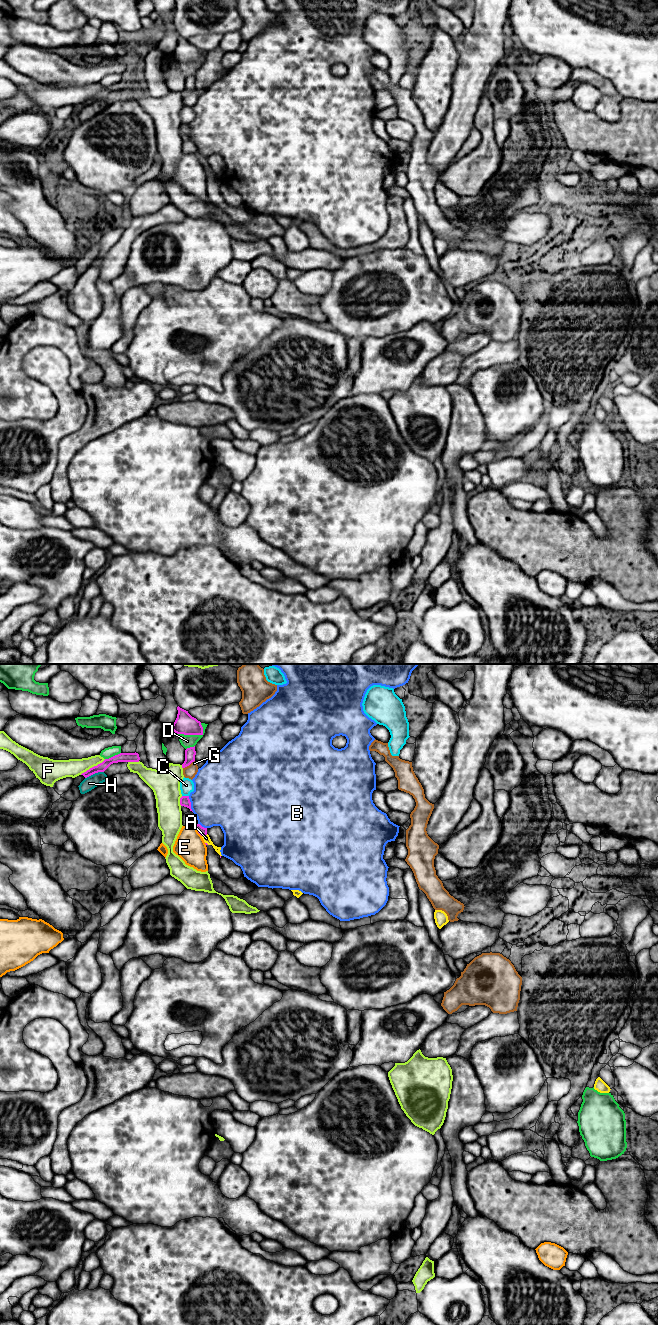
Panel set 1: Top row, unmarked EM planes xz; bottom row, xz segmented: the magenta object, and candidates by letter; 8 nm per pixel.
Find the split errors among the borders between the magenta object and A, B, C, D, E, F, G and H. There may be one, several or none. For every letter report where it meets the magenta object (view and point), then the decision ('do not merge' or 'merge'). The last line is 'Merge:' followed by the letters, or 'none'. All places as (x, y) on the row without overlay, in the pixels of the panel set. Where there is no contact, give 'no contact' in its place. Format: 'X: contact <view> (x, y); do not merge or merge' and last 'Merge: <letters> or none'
A: contact xz (204, 162); merge
B: contact xz (190, 132); do not merge
C: contact xz (185, 124); do not merge
D: contact xz (192, 62); do not merge
E: contact xz (197, 158); do not merge
F: contact xz (92, 95); do not merge
G: contact xz (188, 93); do not merge
H: contact xz (94, 101); do not merge
Merge: A

